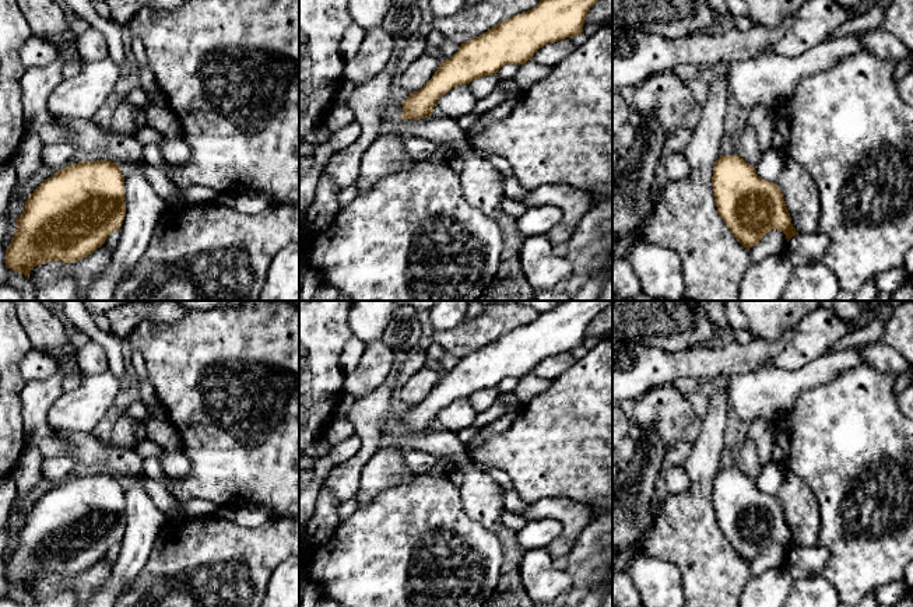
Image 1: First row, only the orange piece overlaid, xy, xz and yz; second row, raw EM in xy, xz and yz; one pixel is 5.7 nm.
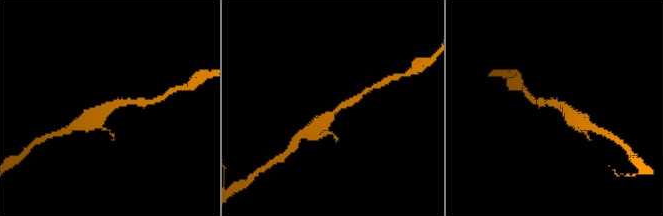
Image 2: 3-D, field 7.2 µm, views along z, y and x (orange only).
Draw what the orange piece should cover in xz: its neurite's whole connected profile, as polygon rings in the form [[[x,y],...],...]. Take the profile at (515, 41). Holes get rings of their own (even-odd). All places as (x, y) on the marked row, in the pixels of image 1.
[[[540,0],[540,3],[524,11],[502,21],[480,36],[475,36],[460,45],[459,50],[443,60],[432,78],[418,91],[410,92],[401,102],[403,115],[400,119],[424,119],[432,116],[432,110],[440,97],[452,88],[470,84],[471,81],[496,74],[506,64],[523,64],[534,56],[544,45],[561,39],[582,35],[587,13],[598,0]]]

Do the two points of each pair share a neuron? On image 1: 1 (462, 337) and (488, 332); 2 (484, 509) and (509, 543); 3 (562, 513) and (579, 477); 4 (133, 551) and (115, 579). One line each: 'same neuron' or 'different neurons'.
1: same neuron
2: same neuron
3: different neurons
4: same neuron

